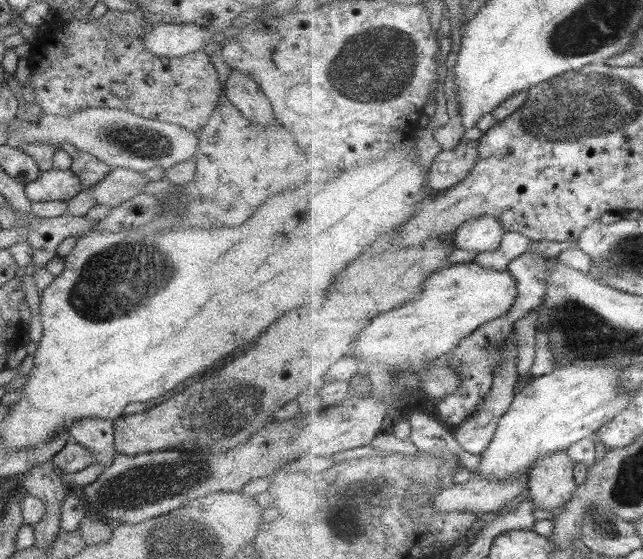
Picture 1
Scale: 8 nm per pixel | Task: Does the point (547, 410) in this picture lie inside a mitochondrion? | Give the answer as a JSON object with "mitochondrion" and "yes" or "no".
{"mitochondrion":"no"}

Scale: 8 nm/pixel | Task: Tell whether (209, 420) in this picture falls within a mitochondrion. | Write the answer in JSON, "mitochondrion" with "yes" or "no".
{"mitochondrion":"yes"}

